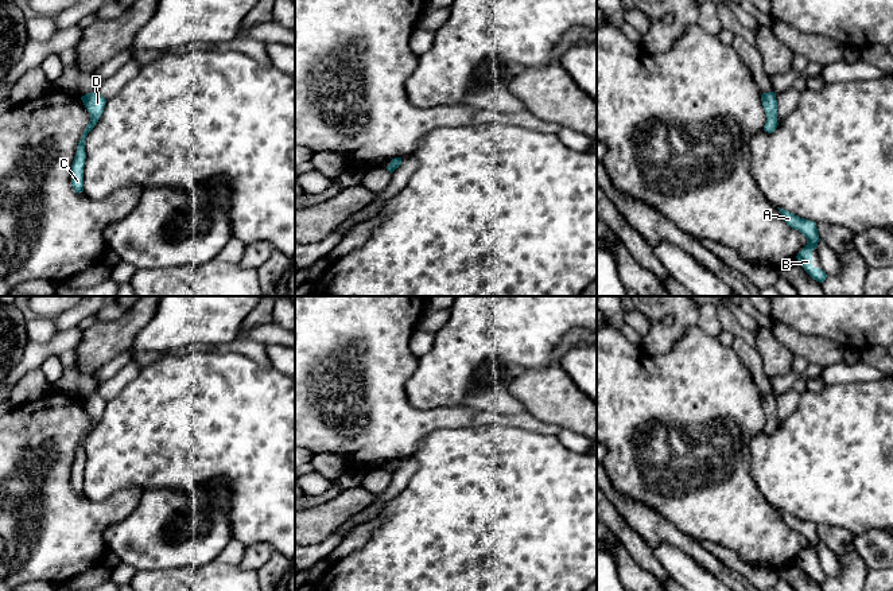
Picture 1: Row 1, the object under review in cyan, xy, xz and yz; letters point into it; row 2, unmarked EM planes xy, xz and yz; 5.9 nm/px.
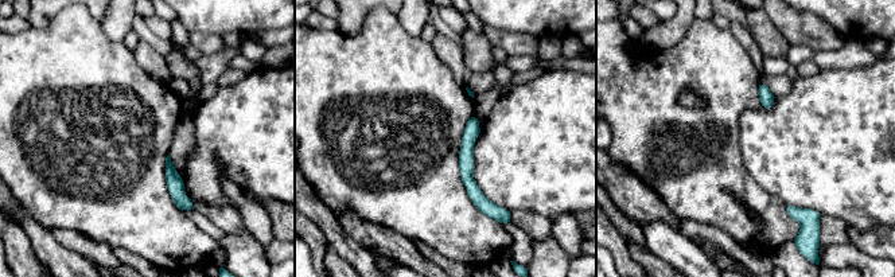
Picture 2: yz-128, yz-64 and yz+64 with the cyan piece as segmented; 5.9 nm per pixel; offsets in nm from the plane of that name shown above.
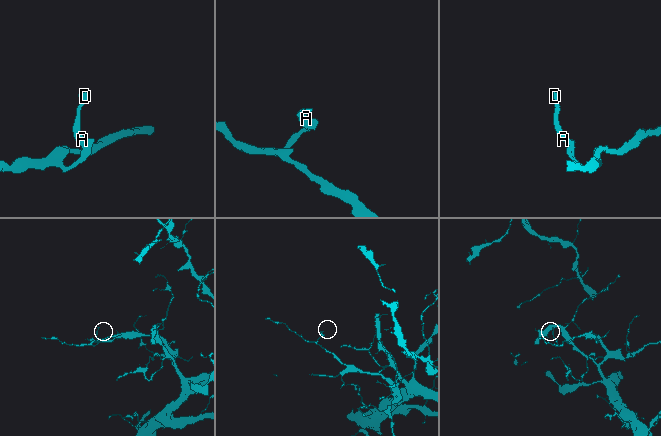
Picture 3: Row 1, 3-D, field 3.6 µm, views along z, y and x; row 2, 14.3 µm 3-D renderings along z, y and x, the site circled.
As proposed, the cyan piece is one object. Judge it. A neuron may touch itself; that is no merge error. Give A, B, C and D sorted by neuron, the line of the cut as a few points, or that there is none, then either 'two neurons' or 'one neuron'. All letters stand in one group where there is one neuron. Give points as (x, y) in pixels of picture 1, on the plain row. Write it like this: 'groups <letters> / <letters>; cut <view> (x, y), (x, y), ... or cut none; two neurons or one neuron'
groups A B C D; cut none; one neuron

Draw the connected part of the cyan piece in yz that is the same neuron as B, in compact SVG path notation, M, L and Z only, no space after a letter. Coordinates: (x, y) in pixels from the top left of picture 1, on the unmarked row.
M777 510L780 512L787 526L799 532L807 540L807 547L796 557L797 563L814 582L823 584L827 576L820 569L812 568L812 552L816 551L818 544L820 543L816 524L800 520L784 510Z

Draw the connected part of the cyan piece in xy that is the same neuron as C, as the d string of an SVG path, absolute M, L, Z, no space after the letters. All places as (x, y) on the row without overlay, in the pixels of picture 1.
M98 393L88 394L82 397L81 401L90 416L90 423L86 427L84 436L77 447L75 458L71 466L71 487L78 495L84 493L84 468L86 460L85 440L98 424L106 404L106 401Z

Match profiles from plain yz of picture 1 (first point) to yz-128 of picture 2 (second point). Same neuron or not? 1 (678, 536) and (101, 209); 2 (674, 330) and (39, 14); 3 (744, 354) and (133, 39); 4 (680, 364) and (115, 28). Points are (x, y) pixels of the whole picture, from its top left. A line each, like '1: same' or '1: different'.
1: different
2: same
3: different
4: different

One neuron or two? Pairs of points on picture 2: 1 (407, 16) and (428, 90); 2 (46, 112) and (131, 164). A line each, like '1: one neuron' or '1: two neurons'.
1: two neurons
2: one neuron

